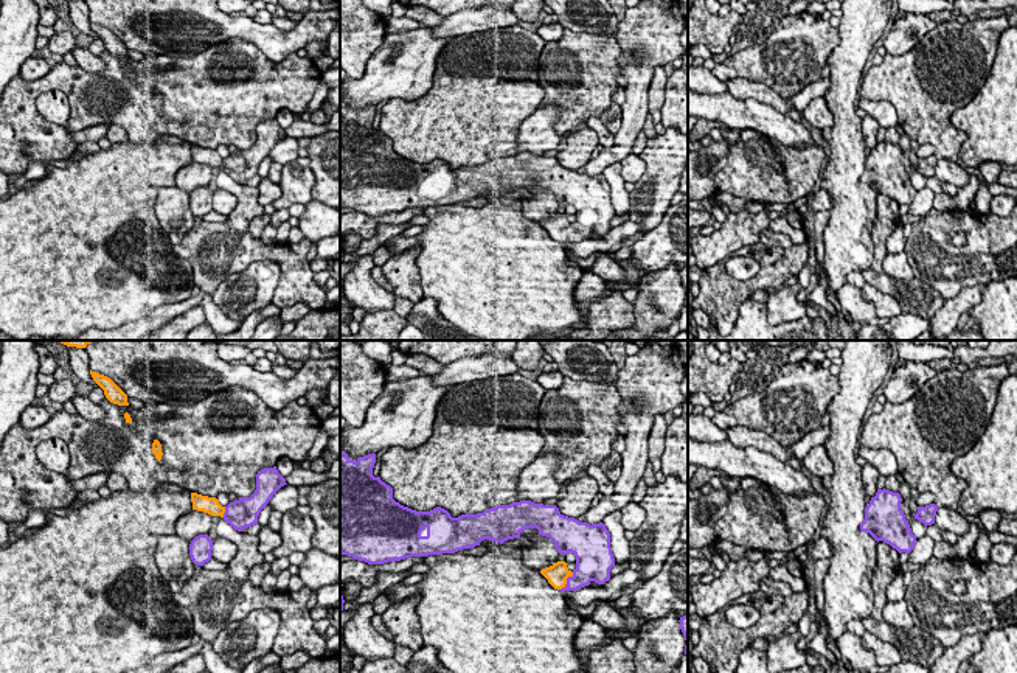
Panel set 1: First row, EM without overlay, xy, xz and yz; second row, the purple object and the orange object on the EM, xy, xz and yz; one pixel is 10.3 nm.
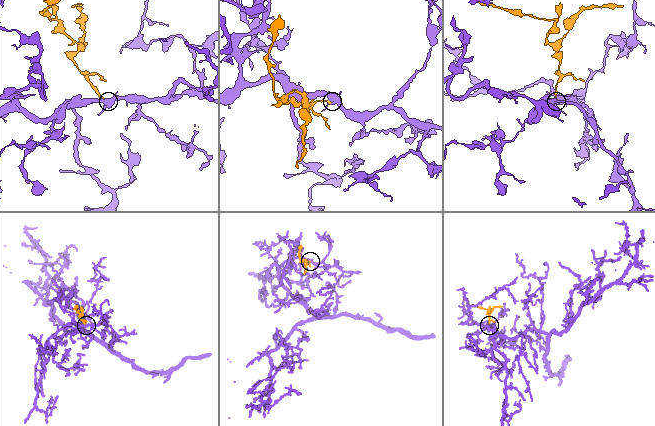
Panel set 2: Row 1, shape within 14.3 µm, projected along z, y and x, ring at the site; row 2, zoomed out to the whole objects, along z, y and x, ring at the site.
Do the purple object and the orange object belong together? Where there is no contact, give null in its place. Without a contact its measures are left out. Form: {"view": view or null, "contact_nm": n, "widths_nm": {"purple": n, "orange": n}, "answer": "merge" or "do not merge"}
{"view": "xz", "contact_nm": 240, "widths_nm": {"purple": 260, "orange": 220}, "answer": "merge"}

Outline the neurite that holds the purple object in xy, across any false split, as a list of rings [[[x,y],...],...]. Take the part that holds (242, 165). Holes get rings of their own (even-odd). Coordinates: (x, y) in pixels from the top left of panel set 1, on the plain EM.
[[[276,118],[264,120],[256,126],[256,141],[250,149],[239,149],[222,159],[216,149],[191,145],[193,162],[220,168],[234,182],[241,183],[258,176],[261,162],[269,155],[273,146],[287,137]]]

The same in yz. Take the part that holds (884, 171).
[[[877,141],[876,148],[866,155],[865,171],[860,182],[869,185],[877,194],[883,193],[899,205],[910,205],[916,188],[901,162],[902,149],[899,145]]]

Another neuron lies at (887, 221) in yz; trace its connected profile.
[[[883,193],[877,194],[876,210],[877,216],[871,230],[874,244],[874,261],[871,269],[880,272],[887,255],[887,239],[899,227],[901,214],[899,204]]]

